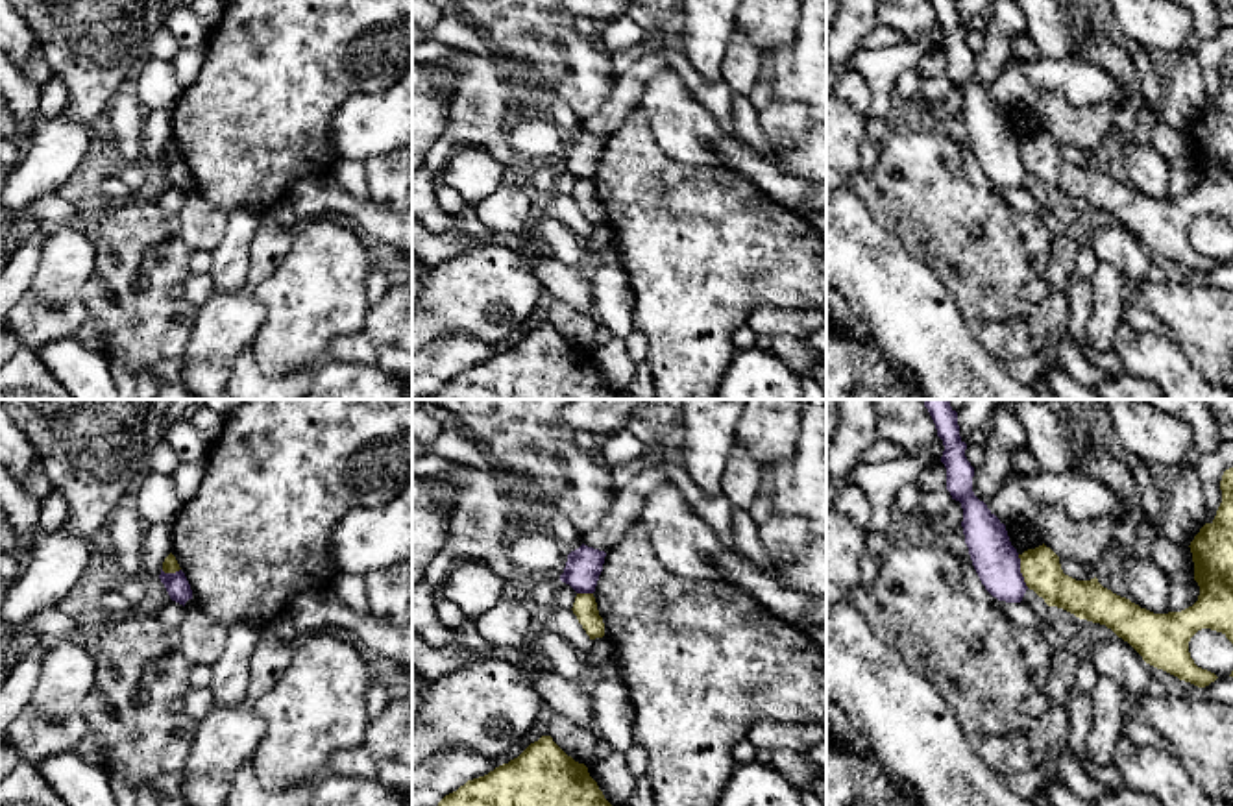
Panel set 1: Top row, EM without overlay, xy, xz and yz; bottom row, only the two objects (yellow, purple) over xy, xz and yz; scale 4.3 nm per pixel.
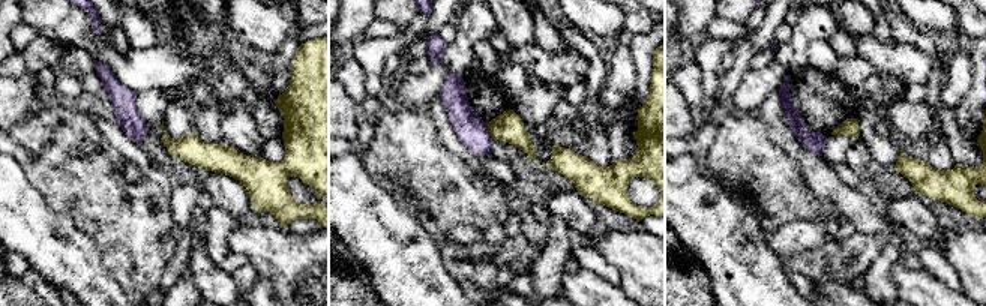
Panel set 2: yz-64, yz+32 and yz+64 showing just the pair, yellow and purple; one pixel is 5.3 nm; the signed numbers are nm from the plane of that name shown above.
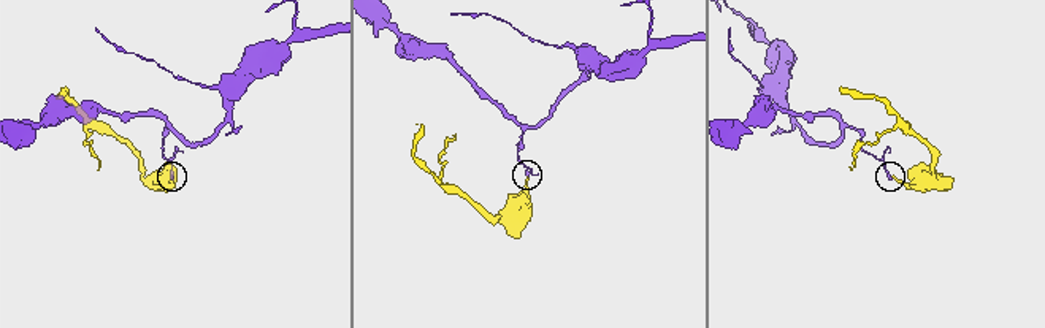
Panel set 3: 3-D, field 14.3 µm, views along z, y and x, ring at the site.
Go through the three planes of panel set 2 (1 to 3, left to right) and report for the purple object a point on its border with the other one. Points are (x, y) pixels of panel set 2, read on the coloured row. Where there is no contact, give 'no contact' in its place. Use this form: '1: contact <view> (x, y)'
1: no contact
2: contact yz+32 (489, 132)
3: no contact

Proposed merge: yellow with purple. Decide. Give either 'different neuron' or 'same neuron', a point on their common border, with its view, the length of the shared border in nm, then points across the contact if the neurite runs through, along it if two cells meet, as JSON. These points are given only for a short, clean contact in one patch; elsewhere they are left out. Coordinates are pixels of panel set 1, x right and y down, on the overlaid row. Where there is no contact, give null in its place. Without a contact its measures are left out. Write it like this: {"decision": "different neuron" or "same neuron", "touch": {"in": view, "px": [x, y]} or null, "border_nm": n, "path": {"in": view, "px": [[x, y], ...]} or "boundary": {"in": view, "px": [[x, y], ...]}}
{"decision": "different neuron", "touch": {"in": "yz", "px": [1021, 572]}, "border_nm": 150, "boundary": {"in": "yz", "px": [[1017, 555], [1023, 581], [1028, 586]]}}

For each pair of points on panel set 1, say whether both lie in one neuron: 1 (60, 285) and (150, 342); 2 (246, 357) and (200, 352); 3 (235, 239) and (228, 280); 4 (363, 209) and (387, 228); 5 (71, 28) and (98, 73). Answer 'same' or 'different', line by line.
1: different
2: different
3: same
4: same
5: same

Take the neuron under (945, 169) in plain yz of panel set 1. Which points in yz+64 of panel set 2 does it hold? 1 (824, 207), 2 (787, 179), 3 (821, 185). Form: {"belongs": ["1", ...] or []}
{"belongs": ["1", "2"]}

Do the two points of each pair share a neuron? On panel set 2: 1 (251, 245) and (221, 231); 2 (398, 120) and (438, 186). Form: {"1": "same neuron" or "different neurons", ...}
{"1": "different neurons", "2": "same neuron"}

